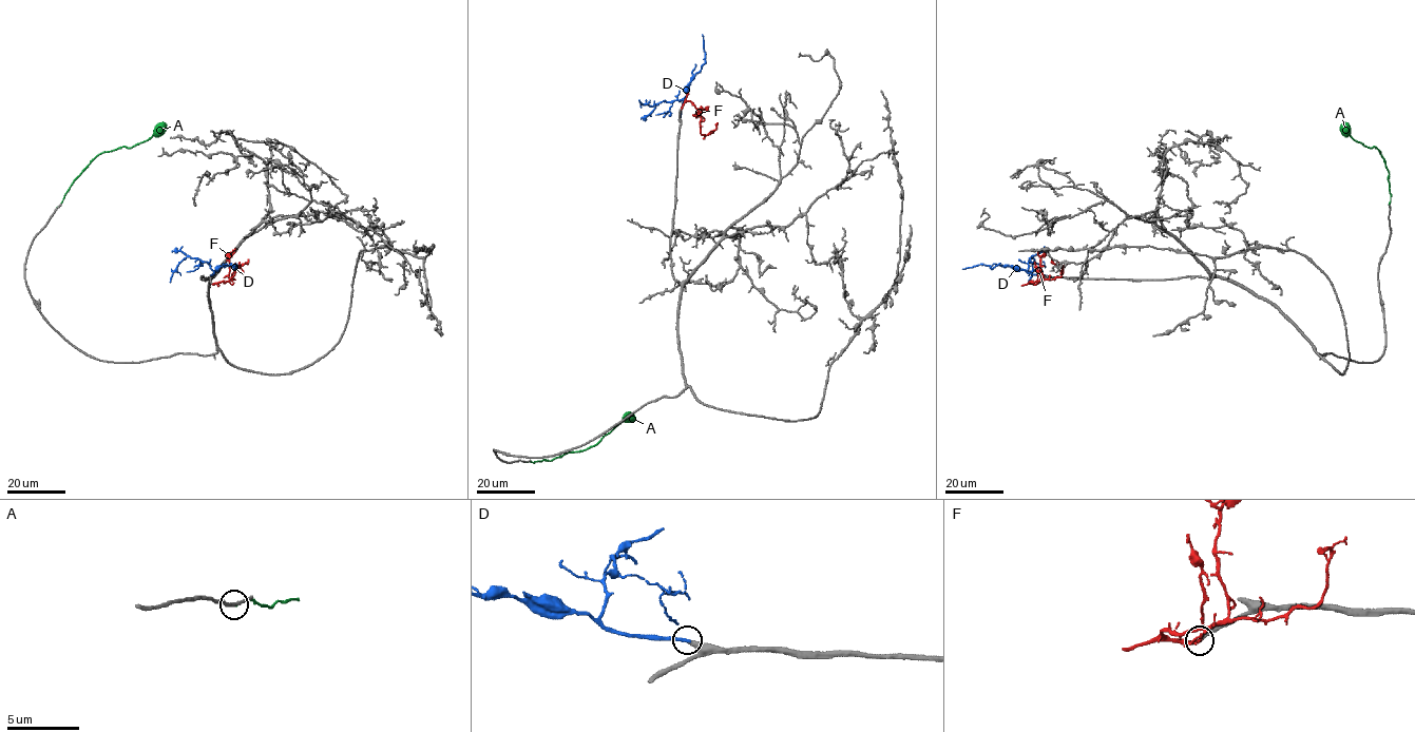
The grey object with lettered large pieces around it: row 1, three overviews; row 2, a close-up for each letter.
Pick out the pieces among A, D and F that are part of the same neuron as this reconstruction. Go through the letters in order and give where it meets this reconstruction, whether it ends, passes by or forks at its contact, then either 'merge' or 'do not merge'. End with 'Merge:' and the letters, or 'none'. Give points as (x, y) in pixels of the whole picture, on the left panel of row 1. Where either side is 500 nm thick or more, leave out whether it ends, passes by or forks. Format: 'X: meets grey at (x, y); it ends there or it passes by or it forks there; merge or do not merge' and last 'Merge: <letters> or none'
A: meets grey at (57, 207); it ends there; do not merge
D: meets grey at (211, 275); it ends there; merge
F: meets grey at (212, 284); it ends there; merge
Merge: D, F

